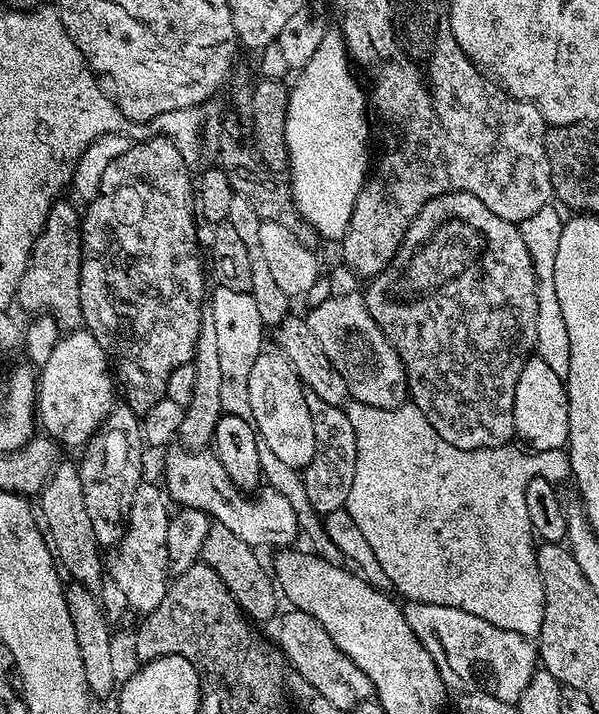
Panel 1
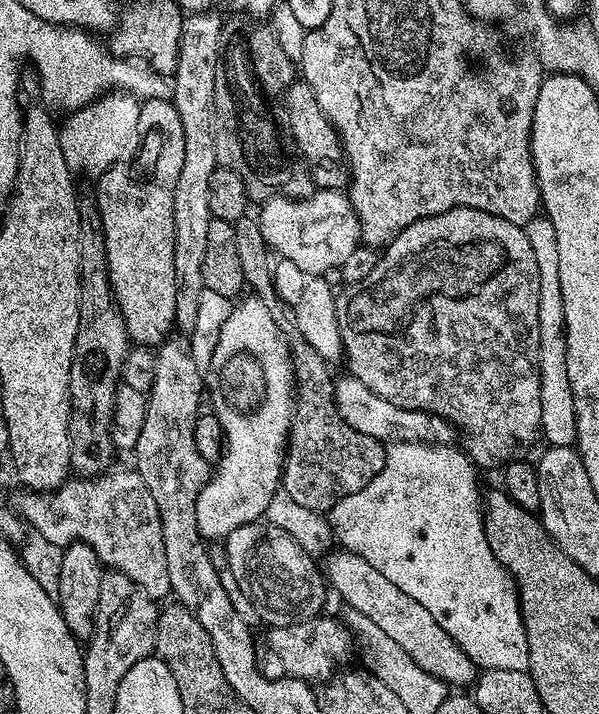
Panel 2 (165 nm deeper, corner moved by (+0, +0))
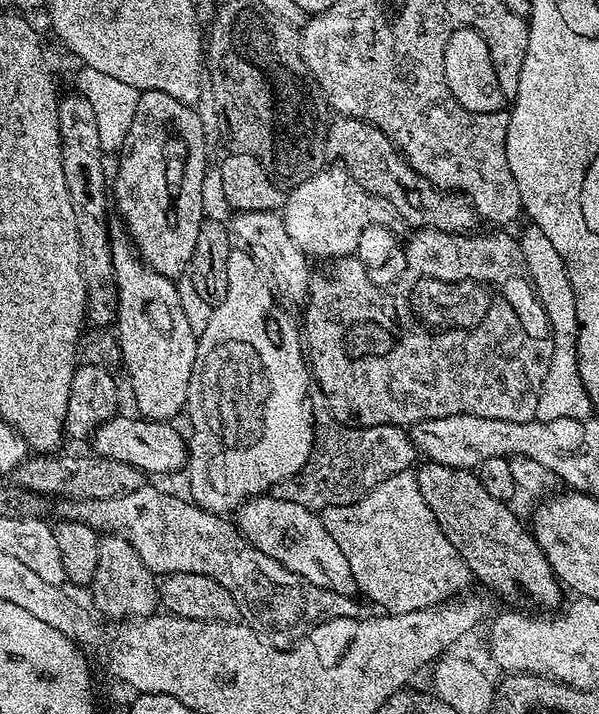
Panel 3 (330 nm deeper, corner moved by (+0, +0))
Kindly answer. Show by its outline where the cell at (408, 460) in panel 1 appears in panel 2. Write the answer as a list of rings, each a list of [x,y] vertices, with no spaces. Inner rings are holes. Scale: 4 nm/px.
[[[414,440],[389,443],[384,454],[384,469],[365,488],[358,490],[358,494],[350,494],[346,498],[342,498],[342,502],[338,502],[332,508],[330,513],[332,534],[343,551],[353,552],[366,558],[366,562],[370,562],[370,566],[374,566],[374,570],[378,570],[378,574],[384,575],[389,582],[394,582],[394,586],[398,586],[398,590],[402,590],[402,594],[410,594],[410,598],[414,598],[414,602],[422,602],[422,606],[426,606],[426,610],[430,610],[430,614],[434,614],[434,618],[442,626],[442,630],[446,630],[458,642],[458,646],[462,646],[462,650],[469,656],[477,669],[493,668],[494,670],[527,672],[528,630],[524,627],[524,615],[520,613],[520,593],[516,587],[516,581],[509,577],[507,571],[498,562],[498,558],[490,550],[490,542],[484,533],[486,508],[482,503],[480,480],[476,475],[478,475],[476,465],[468,459],[463,451],[455,452],[452,446],[431,445]]]

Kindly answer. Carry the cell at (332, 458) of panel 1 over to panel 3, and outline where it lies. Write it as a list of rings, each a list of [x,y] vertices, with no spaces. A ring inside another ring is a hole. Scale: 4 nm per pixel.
[[[327,410],[317,411],[314,416],[316,442],[312,453],[302,466],[302,494],[308,496],[308,480],[312,480],[314,494],[306,507],[323,513],[325,508],[353,504],[365,496],[371,488],[377,488],[391,476],[407,472],[417,463],[418,453],[412,445],[411,435],[399,424],[379,424],[369,428],[358,428],[350,424],[339,424]],[[416,460],[416,461],[415,461]],[[303,474],[306,474],[304,478]],[[310,476],[310,478],[308,478]]]

